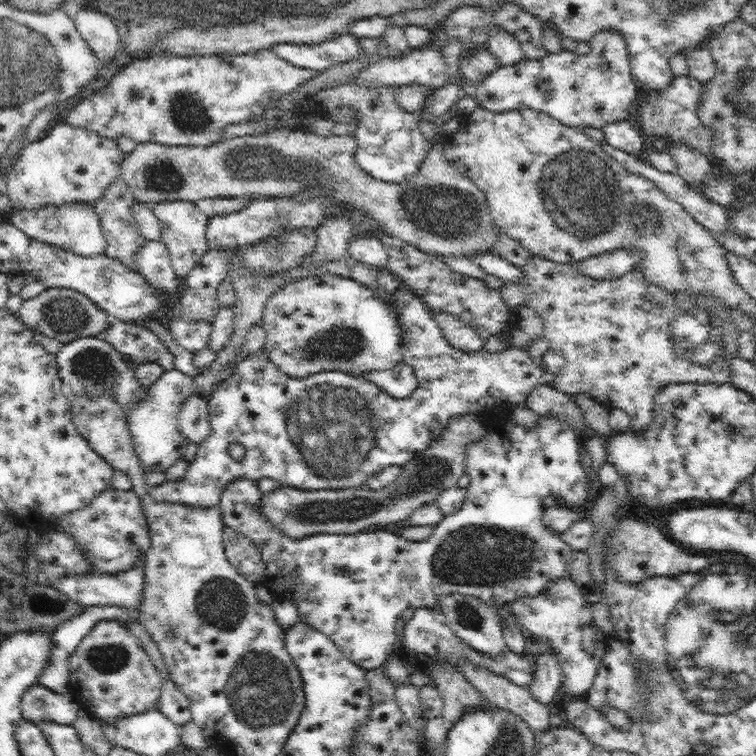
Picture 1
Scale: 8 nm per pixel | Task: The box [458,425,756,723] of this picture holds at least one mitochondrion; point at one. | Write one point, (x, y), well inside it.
(720, 696)

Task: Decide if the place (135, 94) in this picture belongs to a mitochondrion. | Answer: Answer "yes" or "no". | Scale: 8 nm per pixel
no

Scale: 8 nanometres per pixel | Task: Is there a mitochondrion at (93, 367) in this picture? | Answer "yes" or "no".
yes

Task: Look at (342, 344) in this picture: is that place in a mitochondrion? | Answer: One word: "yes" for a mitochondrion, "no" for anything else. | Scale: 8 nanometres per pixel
yes

